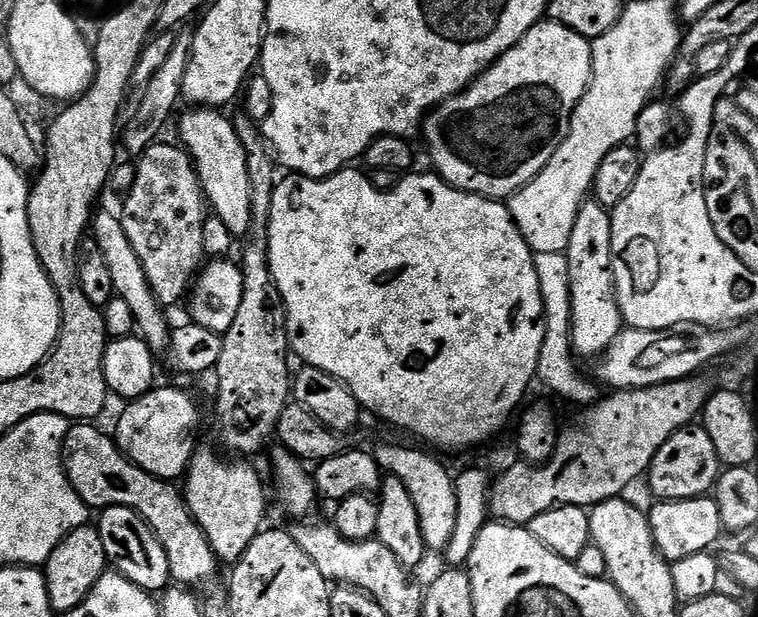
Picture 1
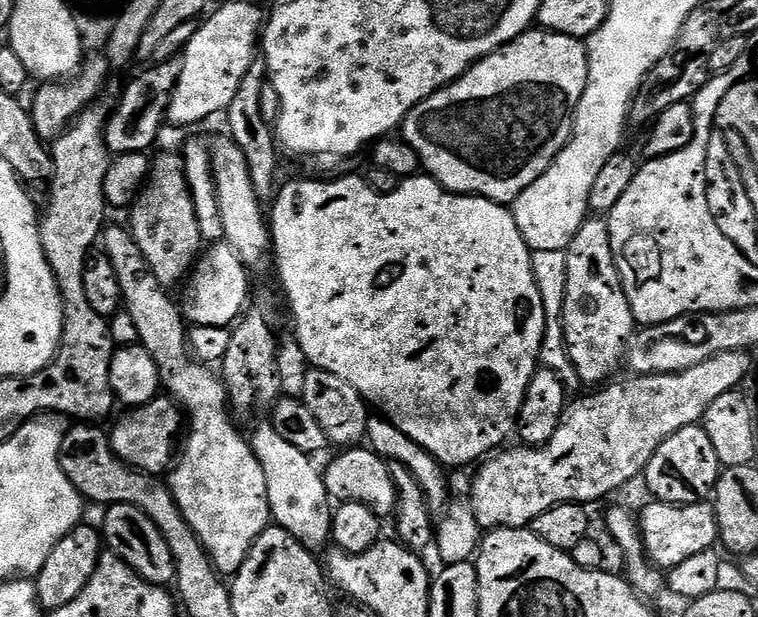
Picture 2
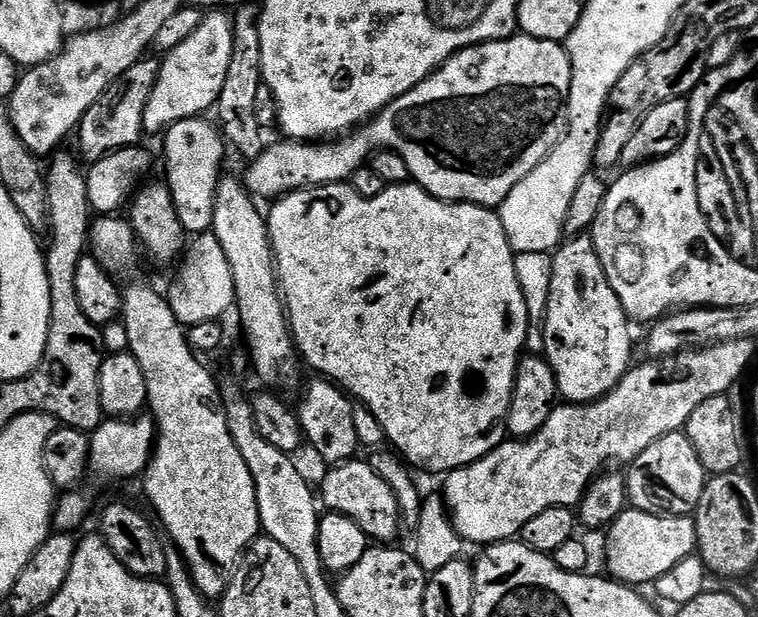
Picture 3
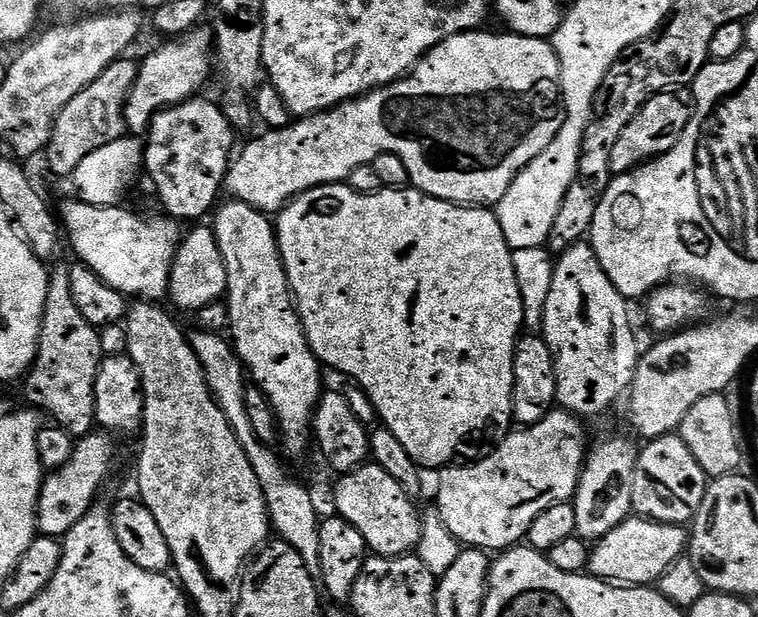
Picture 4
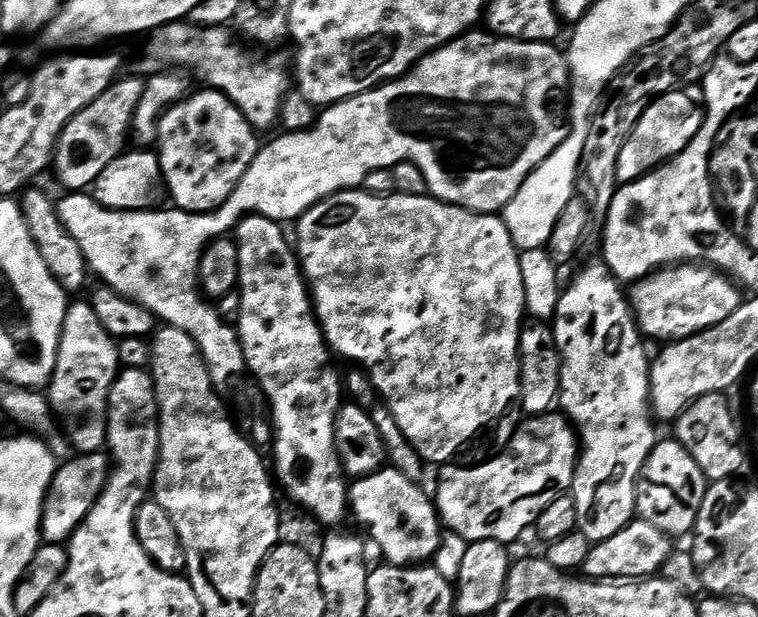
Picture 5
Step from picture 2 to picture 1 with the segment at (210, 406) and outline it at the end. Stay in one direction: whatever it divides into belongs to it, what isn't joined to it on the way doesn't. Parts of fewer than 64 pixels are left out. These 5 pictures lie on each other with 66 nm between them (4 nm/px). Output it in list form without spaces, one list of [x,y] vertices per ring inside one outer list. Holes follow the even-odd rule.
[[[113,212],[95,213],[90,225],[91,235],[96,235],[94,246],[102,250],[102,258],[106,258],[106,266],[110,270],[110,279],[114,282],[115,296],[127,302],[134,313],[139,335],[147,342],[153,353],[167,351],[171,340],[170,324],[167,324],[159,300],[146,278],[146,270],[142,270],[142,262],[138,262],[138,254],[134,254],[134,246],[130,246],[130,238],[126,238],[126,230],[122,230],[119,215]],[[202,446],[192,456],[184,476],[185,500],[189,510],[206,534],[217,559],[221,563],[229,562],[229,564],[240,560],[250,542],[263,529],[262,520],[266,514],[266,492],[259,474],[250,465],[242,463],[245,461],[236,461],[240,462],[224,462],[214,451]]]

